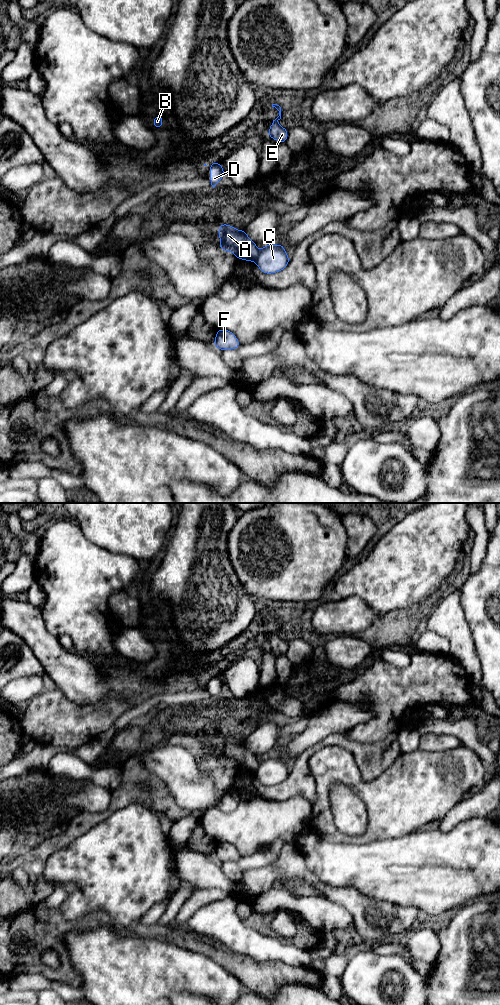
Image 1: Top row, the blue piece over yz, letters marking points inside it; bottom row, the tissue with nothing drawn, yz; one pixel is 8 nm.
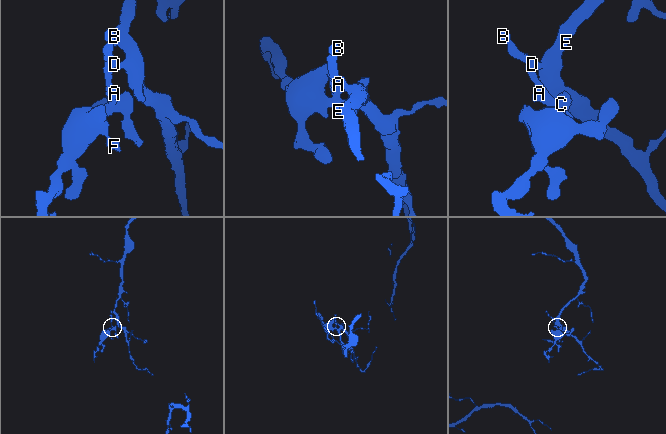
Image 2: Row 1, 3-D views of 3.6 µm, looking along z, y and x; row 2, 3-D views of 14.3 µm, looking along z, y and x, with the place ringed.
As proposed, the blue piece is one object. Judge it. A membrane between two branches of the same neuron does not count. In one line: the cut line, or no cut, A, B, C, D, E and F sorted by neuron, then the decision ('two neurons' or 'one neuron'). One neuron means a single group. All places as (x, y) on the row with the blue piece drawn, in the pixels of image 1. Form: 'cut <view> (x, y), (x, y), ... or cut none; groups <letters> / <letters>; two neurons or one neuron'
cut yz (260, 251), (255, 261); groups A B D E / C F; two neurons

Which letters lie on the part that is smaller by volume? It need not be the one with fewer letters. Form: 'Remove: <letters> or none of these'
Remove: C, F

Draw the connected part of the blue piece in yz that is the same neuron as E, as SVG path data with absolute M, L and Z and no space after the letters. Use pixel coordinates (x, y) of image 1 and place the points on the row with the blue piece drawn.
M272 104L272 107L275 107L279 111L279 116L273 120L273 123L269 127L268 134L271 139L276 141L286 143L288 136L288 129L281 127L278 124L278 121L281 119L281 107L277 104Z

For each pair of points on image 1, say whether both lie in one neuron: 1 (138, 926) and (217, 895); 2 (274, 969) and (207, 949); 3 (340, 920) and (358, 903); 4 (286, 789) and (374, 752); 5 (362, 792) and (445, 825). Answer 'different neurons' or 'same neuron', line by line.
1: different neurons
2: same neuron
3: different neurons
4: same neuron
5: different neurons

